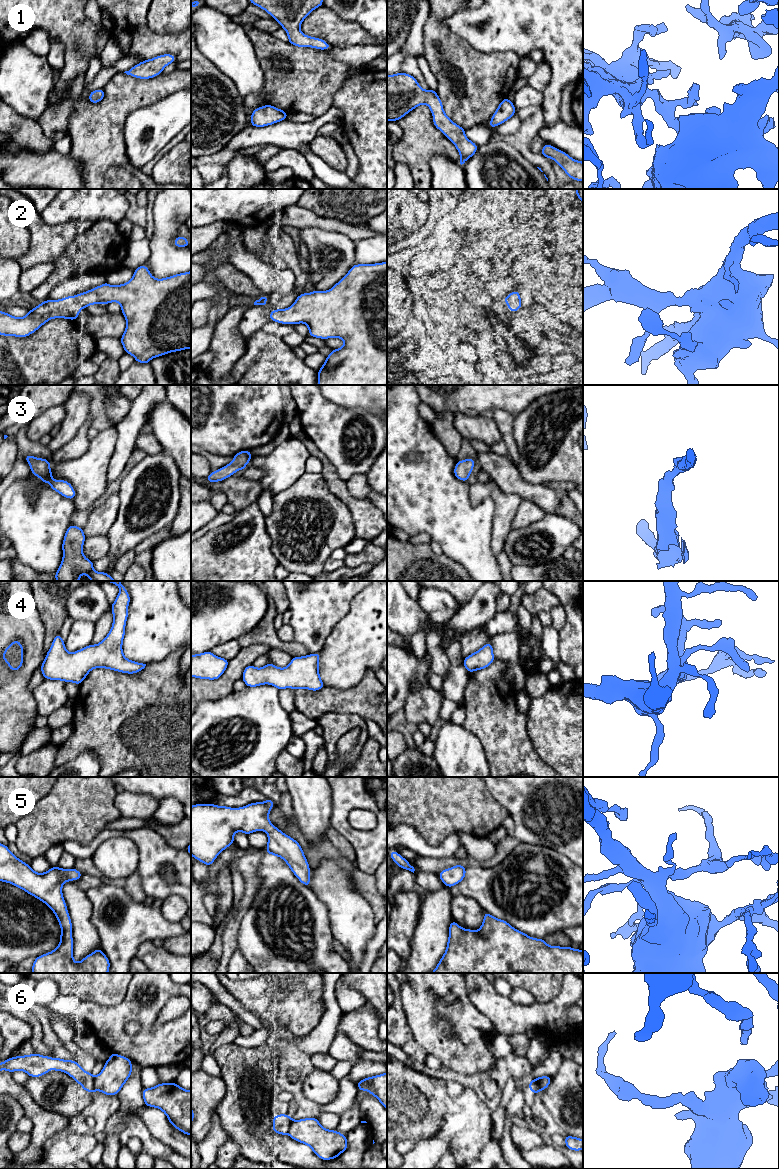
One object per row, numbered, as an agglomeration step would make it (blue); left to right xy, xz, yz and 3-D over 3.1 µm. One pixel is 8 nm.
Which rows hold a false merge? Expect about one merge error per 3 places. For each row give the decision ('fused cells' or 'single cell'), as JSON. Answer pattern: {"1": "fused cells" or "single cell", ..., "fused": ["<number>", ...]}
{"1": "single cell", "2": "single cell", "3": "single cell", "4": "single cell", "5": "single cell", "6": "fused cells", "fused": ["6"]}

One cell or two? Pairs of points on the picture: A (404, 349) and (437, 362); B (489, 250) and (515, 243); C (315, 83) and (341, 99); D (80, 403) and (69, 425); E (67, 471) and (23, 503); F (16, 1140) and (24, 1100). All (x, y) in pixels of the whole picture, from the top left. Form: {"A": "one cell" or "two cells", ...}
{"A": "one cell", "B": "two cells", "C": "two cells", "D": "one cell", "E": "two cells", "F": "two cells"}

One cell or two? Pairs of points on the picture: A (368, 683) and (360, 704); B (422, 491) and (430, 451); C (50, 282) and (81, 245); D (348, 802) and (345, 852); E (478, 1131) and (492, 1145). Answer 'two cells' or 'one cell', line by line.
A: one cell
B: one cell
C: one cell
D: two cells
E: two cells

